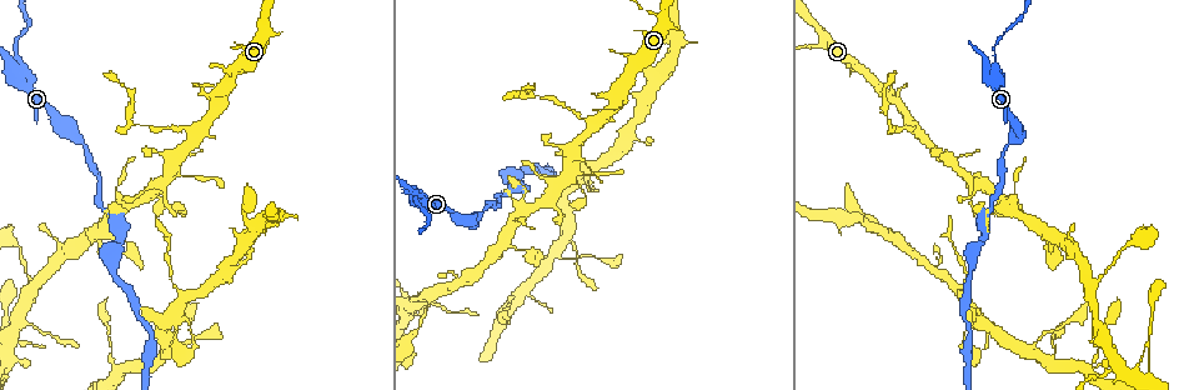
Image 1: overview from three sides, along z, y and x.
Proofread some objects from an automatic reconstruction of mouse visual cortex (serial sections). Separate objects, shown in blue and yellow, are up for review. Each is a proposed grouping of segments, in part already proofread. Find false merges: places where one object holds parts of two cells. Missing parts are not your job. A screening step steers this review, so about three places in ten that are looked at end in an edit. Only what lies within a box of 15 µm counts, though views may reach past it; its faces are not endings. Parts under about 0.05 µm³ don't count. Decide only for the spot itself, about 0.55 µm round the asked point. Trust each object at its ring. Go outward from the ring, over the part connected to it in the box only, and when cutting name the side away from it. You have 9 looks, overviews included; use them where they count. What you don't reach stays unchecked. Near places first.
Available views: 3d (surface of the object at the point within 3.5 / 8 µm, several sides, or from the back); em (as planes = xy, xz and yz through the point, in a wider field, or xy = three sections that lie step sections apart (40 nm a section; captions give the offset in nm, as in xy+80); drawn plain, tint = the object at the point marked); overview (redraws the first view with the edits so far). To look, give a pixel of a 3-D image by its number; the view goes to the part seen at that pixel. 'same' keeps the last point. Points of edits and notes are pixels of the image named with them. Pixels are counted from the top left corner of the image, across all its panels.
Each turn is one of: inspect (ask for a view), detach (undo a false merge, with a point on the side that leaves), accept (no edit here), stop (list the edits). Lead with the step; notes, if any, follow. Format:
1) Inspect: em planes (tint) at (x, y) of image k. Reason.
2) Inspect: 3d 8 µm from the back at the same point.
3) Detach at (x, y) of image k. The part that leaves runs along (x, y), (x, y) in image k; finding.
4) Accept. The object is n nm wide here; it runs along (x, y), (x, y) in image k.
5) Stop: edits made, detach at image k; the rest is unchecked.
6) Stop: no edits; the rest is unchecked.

Inspect: 3d 8 µm at (17, 54) of image 1. Thin neck.

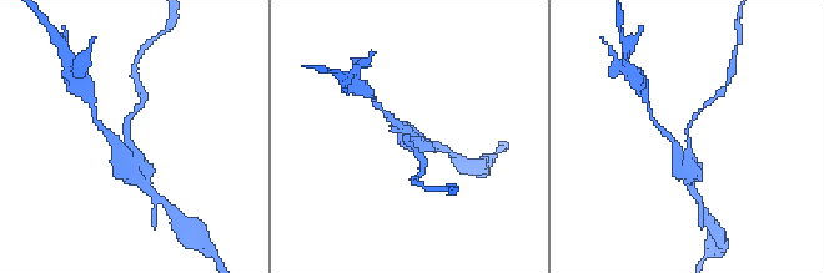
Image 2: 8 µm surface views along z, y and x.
Inspect: em xy step 1 (tint) at (408, 137) of image 2.

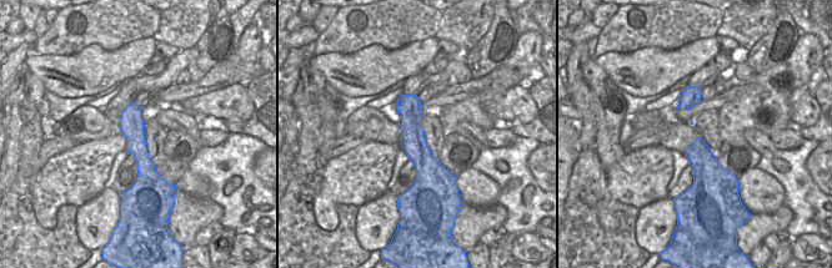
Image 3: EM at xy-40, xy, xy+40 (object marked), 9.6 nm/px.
Detach at (129, 117) of image 2. Two cells meet here.

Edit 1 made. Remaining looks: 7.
Inspect: overview.

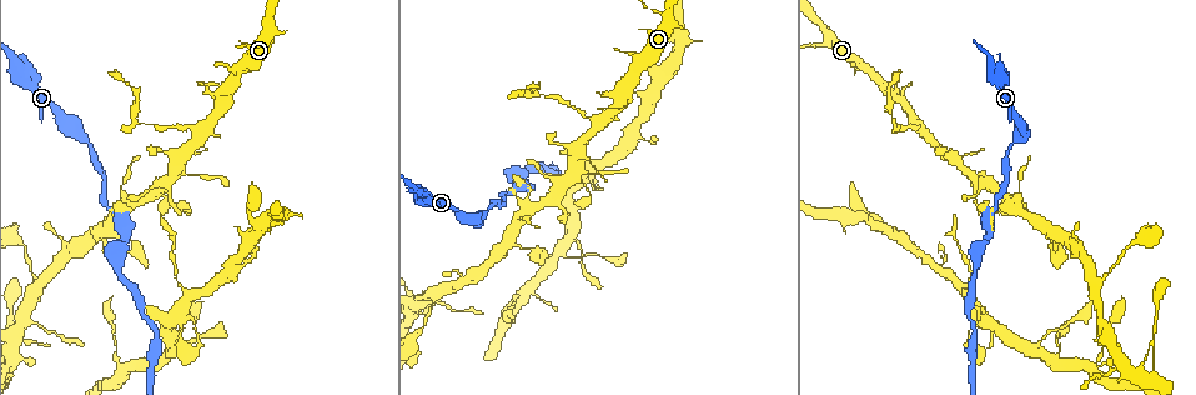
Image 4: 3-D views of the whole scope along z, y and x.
Inspect: 3d 3.5 µm at (922, 129) of image 4.

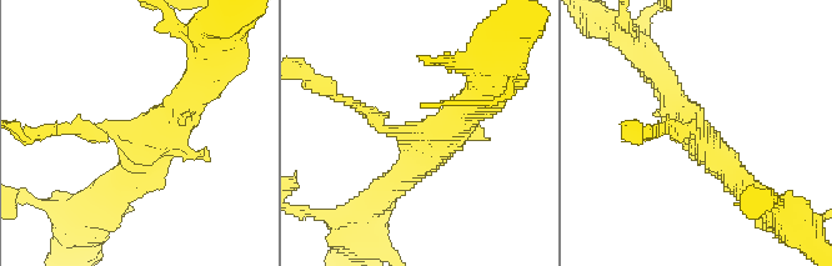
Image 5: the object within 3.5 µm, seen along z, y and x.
Inspect: em xy step 5 (tint) at (443, 137) of image 5. Need the tissue.

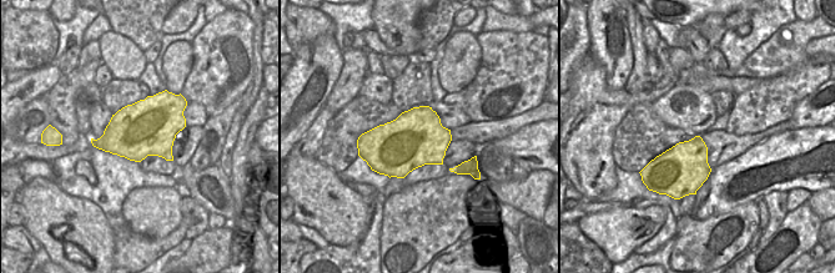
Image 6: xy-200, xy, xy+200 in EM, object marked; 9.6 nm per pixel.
Accept. All the same cell.

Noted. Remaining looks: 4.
Inspect: 3d 8 µm at (545, 97) of image 4. Narrows sharply.

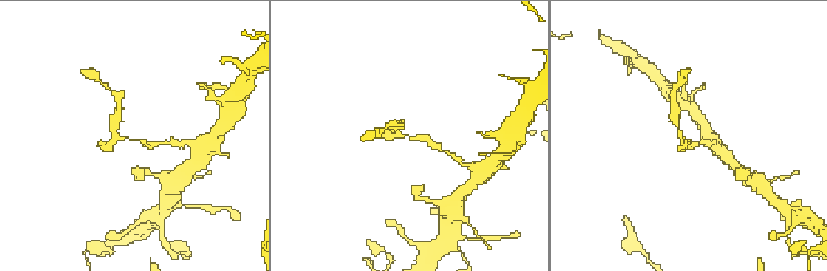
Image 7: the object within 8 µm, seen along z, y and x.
Inspect: 3d 3.5 µm at (412, 136) of image 7. Closer look.

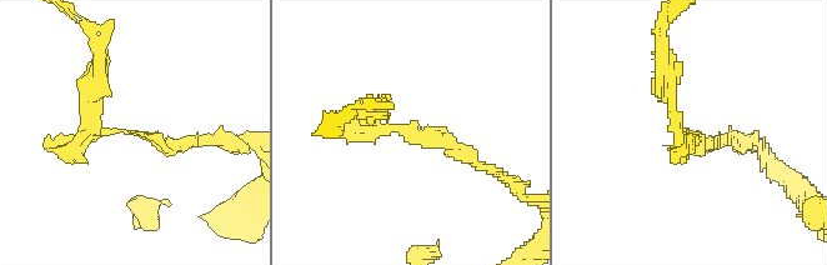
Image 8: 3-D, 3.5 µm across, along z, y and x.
Inspect: em xy step 2 (tint) at (690, 131) of image 8.

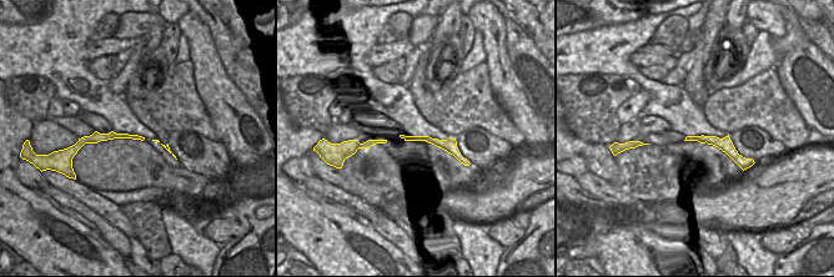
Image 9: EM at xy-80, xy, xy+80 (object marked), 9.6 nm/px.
Detach at (377, 131) of image 8. A border runs along (728, 136), (726, 140), (706, 141) in image 9; a second cell is stuck on.

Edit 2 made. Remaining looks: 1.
Stop: edits made, detach at image 2, detach at image 8; the rest is unchecked.

